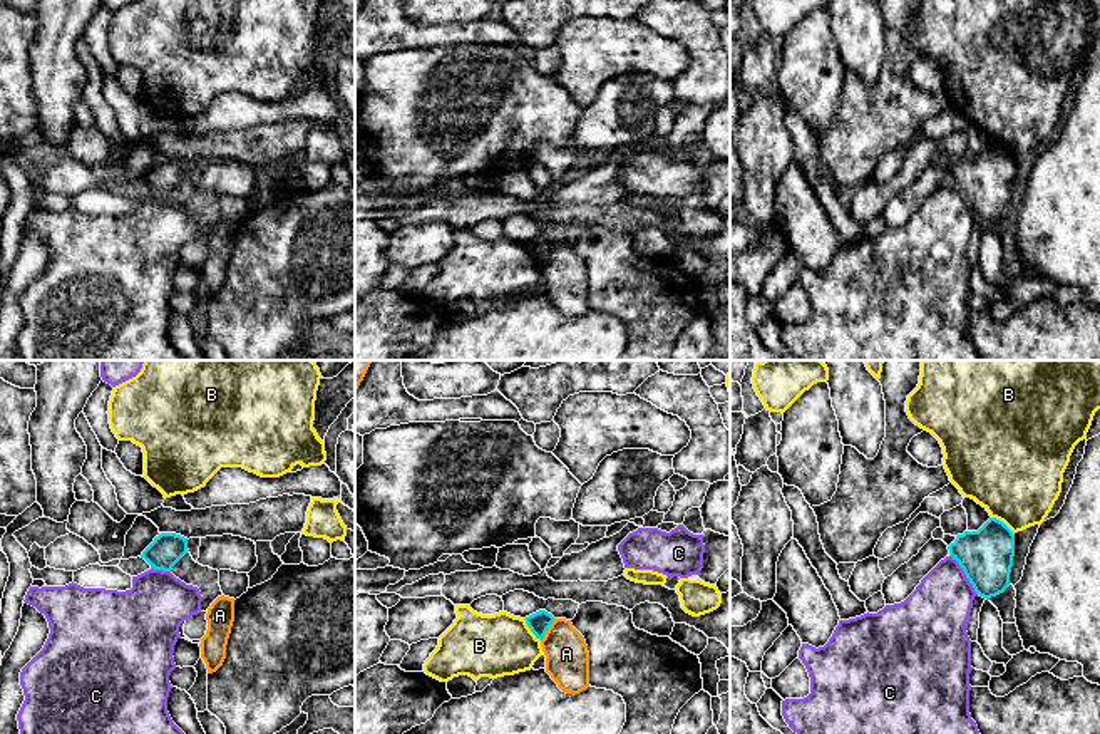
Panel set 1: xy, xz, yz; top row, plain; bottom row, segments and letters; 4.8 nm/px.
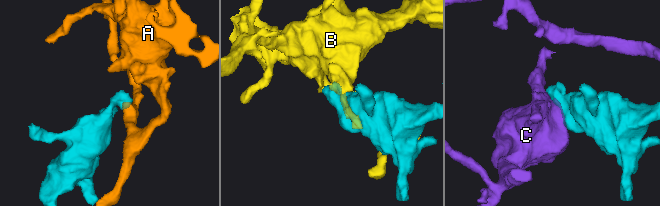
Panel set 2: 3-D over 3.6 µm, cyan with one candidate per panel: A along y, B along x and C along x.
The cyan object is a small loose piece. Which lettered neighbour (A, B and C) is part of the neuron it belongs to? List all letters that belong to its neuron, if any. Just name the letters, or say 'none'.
none

